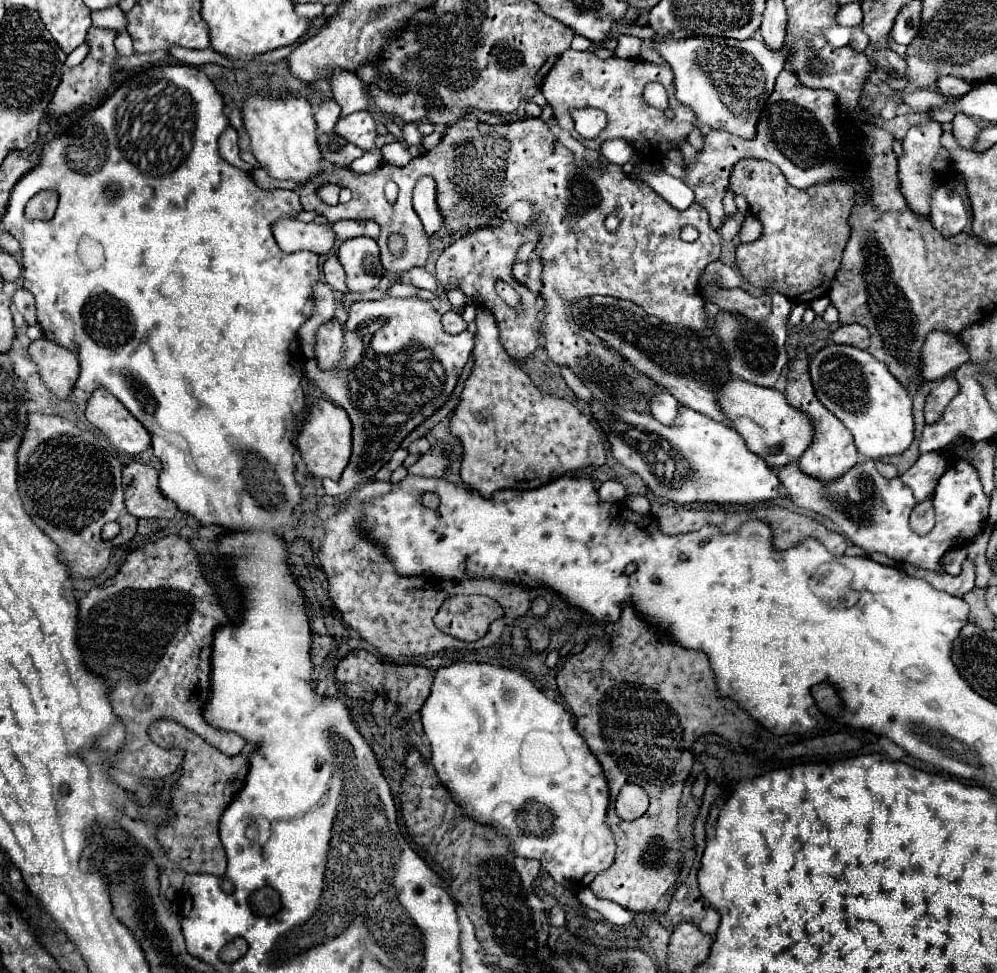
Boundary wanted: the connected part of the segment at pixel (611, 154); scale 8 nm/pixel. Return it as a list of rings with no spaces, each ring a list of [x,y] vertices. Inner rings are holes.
[[[611,139],[611,141],[605,141],[605,145],[601,147],[601,155],[609,163],[625,165],[625,163],[631,163],[633,161],[633,147],[627,145],[621,139]]]

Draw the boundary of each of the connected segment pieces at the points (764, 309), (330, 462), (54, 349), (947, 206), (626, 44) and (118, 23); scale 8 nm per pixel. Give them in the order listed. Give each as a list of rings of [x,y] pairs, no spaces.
[[[729,289],[721,291],[713,297],[713,303],[717,303],[723,311],[737,311],[743,317],[749,319],[767,319],[771,311],[771,299],[767,295],[755,297],[745,293],[743,289]]]
[[[315,401],[311,405],[311,413],[297,437],[299,453],[309,469],[309,473],[317,479],[333,479],[339,481],[349,457],[351,457],[351,421],[345,413],[345,409],[329,403],[329,401]]]
[[[47,337],[35,339],[29,345],[29,355],[33,363],[39,367],[45,385],[59,399],[65,399],[79,377],[77,355],[61,345],[55,345],[55,341],[49,341]]]
[[[939,185],[931,197],[931,223],[943,237],[959,235],[969,221],[963,199],[945,185]]]
[[[619,35],[619,45],[615,49],[617,57],[621,59],[637,59],[639,53],[641,53],[641,47],[643,47],[643,39],[639,37],[631,37],[631,35]]]
[[[109,7],[103,11],[92,11],[92,25],[95,27],[113,29],[117,33],[125,31],[127,21],[125,21],[125,13],[119,7]]]

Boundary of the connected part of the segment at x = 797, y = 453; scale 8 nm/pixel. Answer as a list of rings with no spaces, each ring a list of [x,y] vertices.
[[[733,379],[719,391],[719,403],[725,415],[733,421],[737,433],[745,439],[747,447],[765,457],[767,465],[773,469],[797,463],[813,439],[813,419],[801,415],[797,407],[789,405],[789,399],[779,389],[765,389],[747,381]]]

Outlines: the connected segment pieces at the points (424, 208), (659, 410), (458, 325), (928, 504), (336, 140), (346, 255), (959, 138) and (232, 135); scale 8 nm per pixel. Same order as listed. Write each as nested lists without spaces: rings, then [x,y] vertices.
[[[425,176],[419,179],[413,190],[412,203],[429,235],[437,233],[443,227],[443,217],[435,203],[435,182],[432,177]]]
[[[657,389],[657,395],[651,401],[651,413],[653,413],[653,417],[657,421],[661,421],[663,425],[673,425],[673,421],[677,417],[677,409],[679,409],[677,399],[671,397],[669,391]]]
[[[449,311],[449,313],[443,315],[443,329],[447,333],[451,333],[451,335],[457,335],[457,333],[461,333],[461,331],[467,329],[467,323],[465,323],[465,319],[459,313]]]
[[[921,501],[915,505],[913,513],[911,513],[911,529],[919,535],[925,535],[933,529],[935,525],[935,511],[933,511],[933,501]]]
[[[321,133],[319,135],[319,147],[321,147],[323,159],[327,159],[335,165],[341,165],[341,167],[351,165],[351,161],[355,161],[357,157],[363,155],[363,151],[357,145],[345,141],[337,133],[331,133],[331,135]]]
[[[355,237],[343,241],[337,257],[345,267],[349,291],[371,291],[385,275],[379,259],[379,247],[371,237]]]
[[[963,113],[955,115],[952,124],[952,133],[955,135],[955,141],[957,141],[963,149],[973,149],[975,143],[977,143],[977,137],[979,137],[981,127],[979,127],[971,117],[967,117],[967,115],[963,115]]]
[[[229,127],[221,137],[219,137],[219,145],[221,145],[221,155],[225,157],[225,161],[229,161],[231,165],[239,167],[239,169],[245,169],[245,171],[251,171],[251,165],[245,163],[239,155],[238,145],[238,133],[233,127]]]

